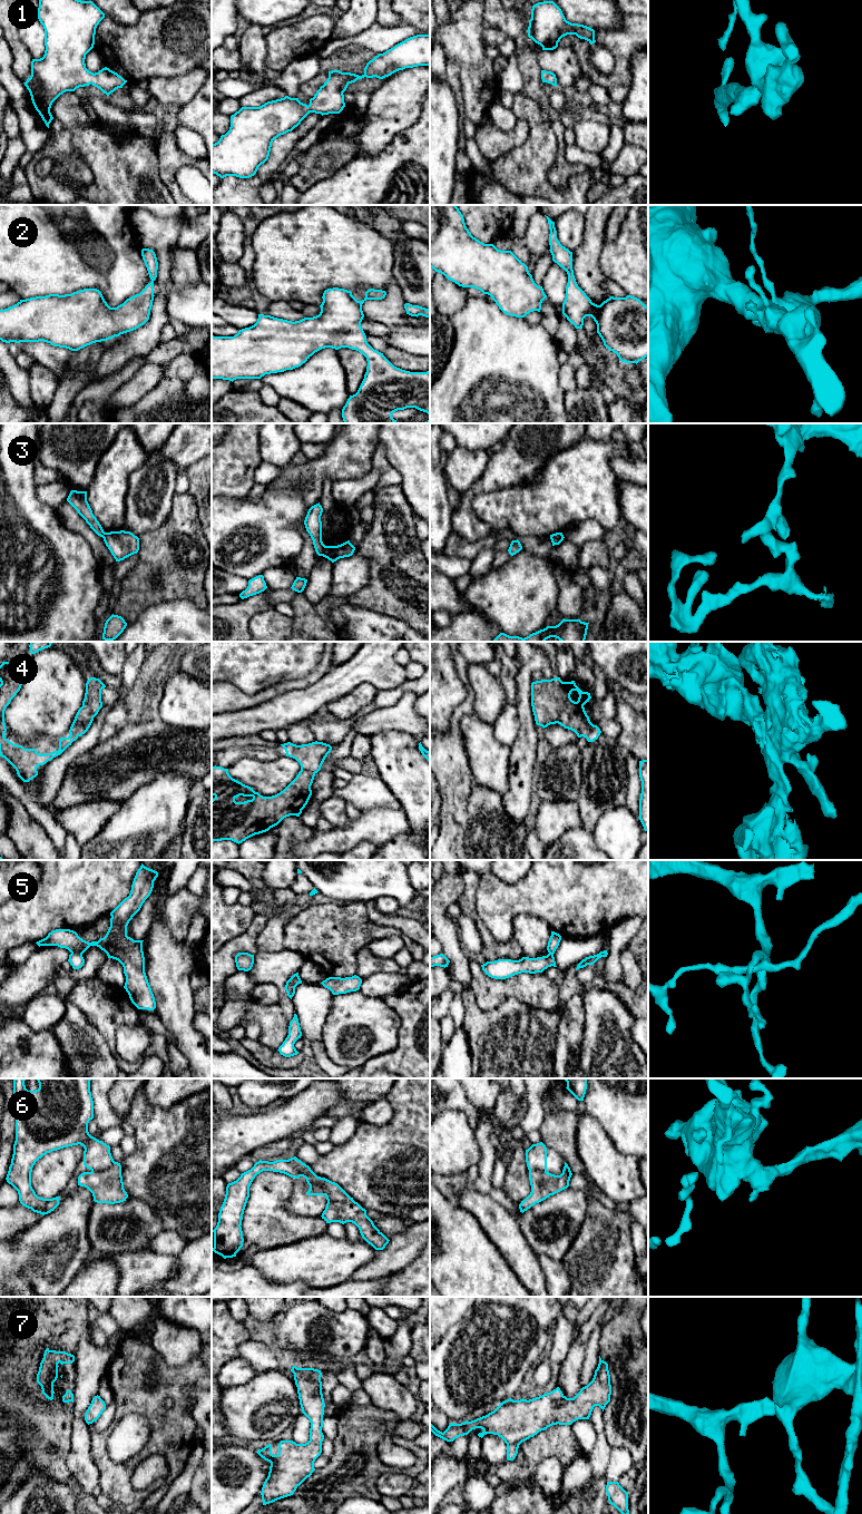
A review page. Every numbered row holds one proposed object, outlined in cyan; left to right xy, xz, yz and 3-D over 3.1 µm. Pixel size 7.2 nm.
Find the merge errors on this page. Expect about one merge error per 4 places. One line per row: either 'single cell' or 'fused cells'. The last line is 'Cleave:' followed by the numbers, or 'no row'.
1: single cell
2: single cell
3: fused cells
4: single cell
5: fused cells
6: fused cells
7: single cell
Cleave: 3, 5, 6

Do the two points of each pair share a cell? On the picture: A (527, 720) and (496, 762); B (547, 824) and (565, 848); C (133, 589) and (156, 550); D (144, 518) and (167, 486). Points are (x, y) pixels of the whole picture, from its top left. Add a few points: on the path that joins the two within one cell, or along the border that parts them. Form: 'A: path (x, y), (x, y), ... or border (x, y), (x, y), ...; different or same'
A: border (510, 746), (509, 773); different
B: border (581, 827), (569, 828), (546, 846); different
C: path (139, 579), (150, 560); same
D: path (145, 510), (159, 494); same

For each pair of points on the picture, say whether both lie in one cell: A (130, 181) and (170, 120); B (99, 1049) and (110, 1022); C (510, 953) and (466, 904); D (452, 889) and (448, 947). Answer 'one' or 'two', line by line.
A: two
B: two
C: one
D: one

